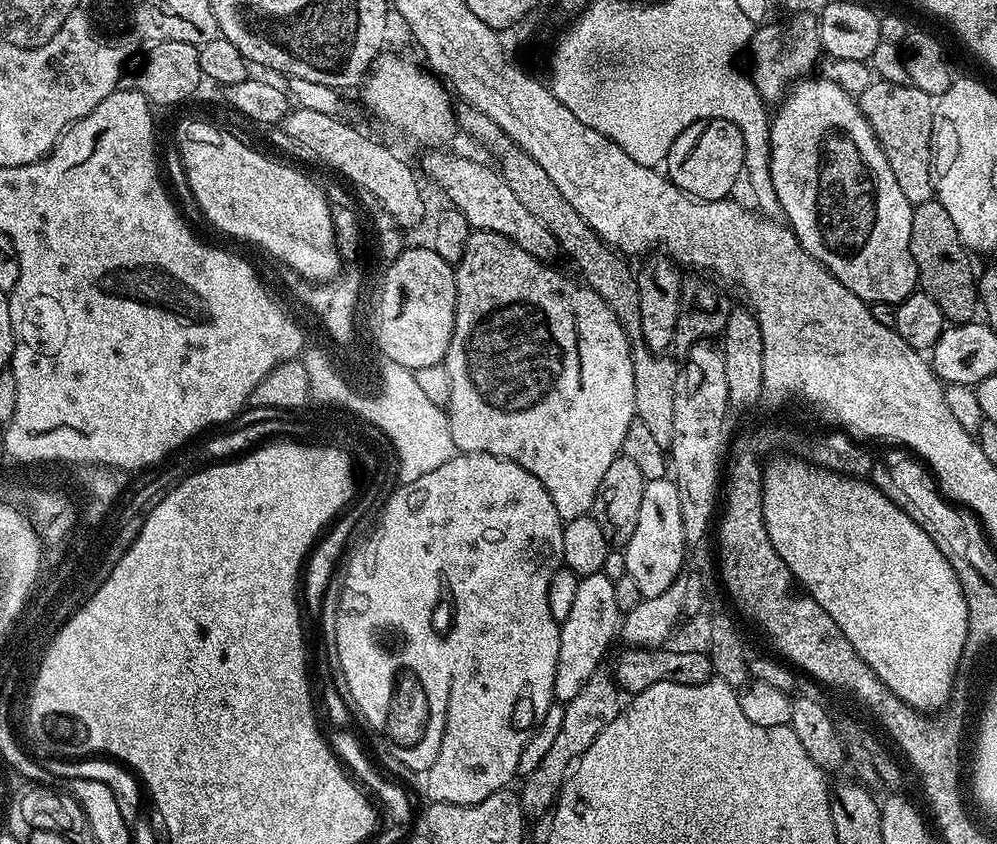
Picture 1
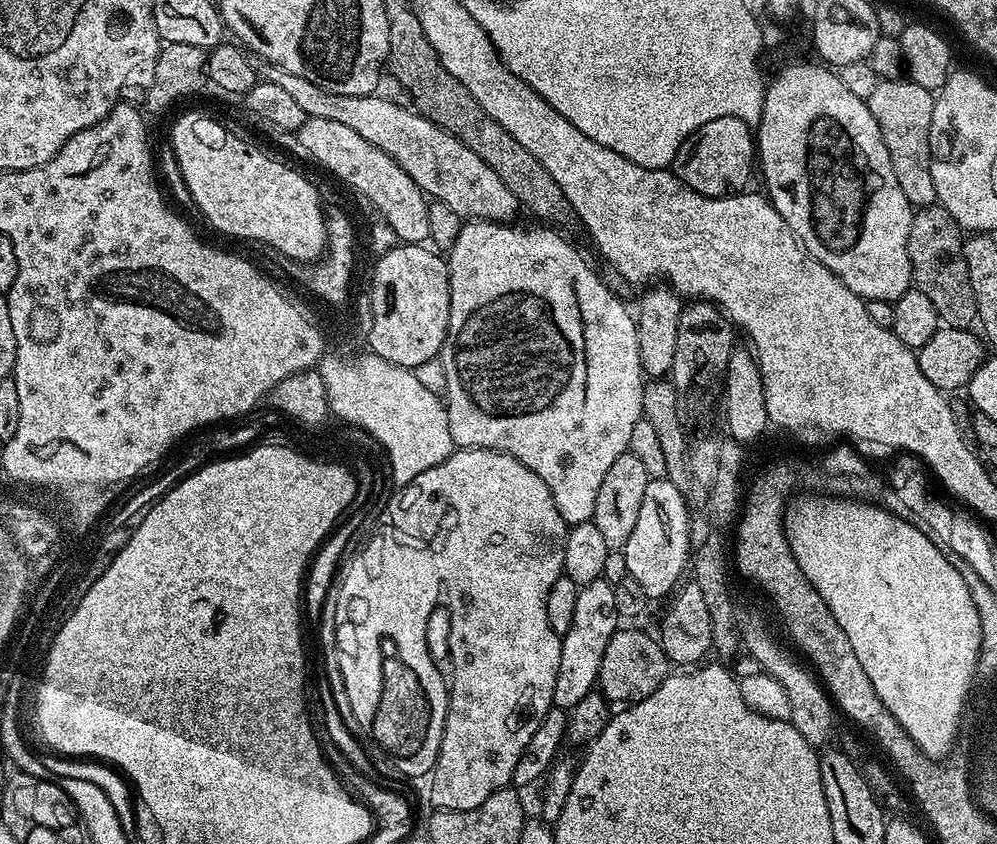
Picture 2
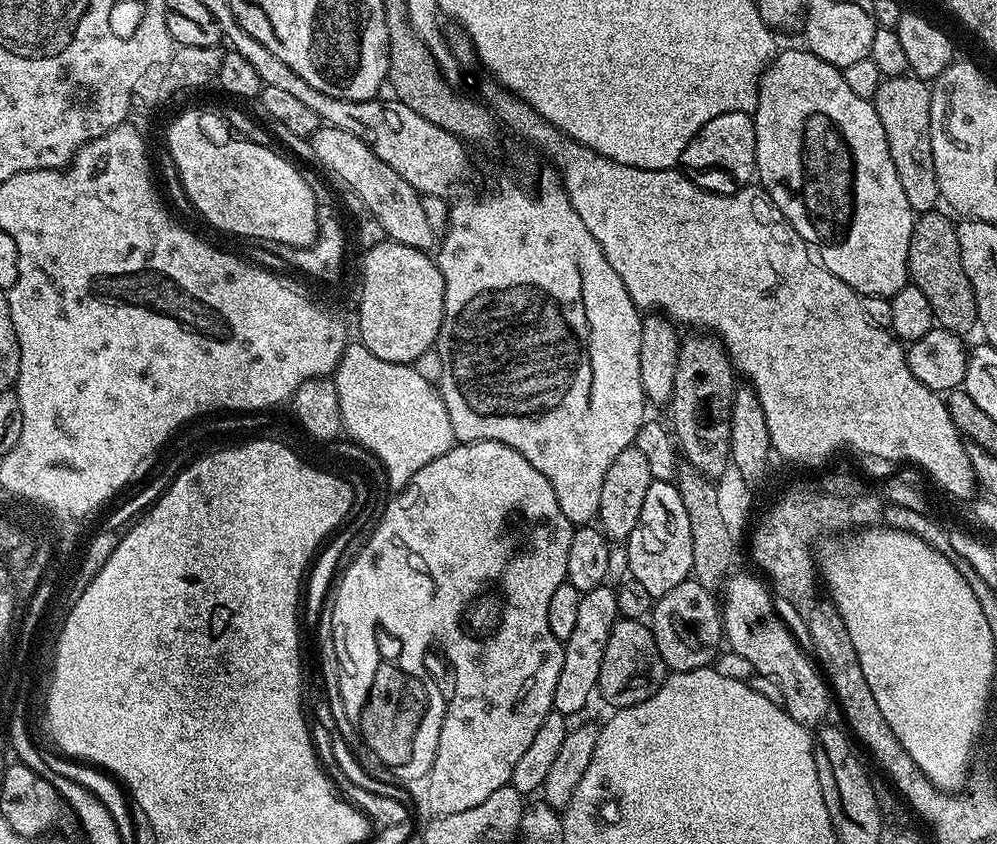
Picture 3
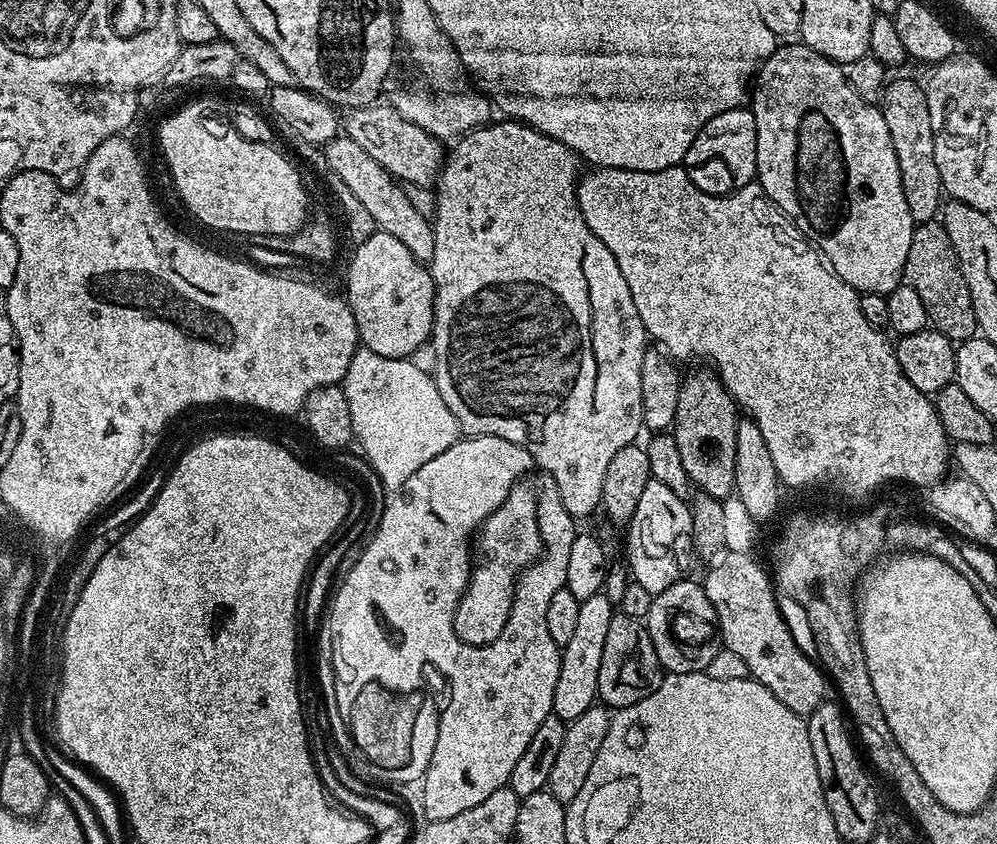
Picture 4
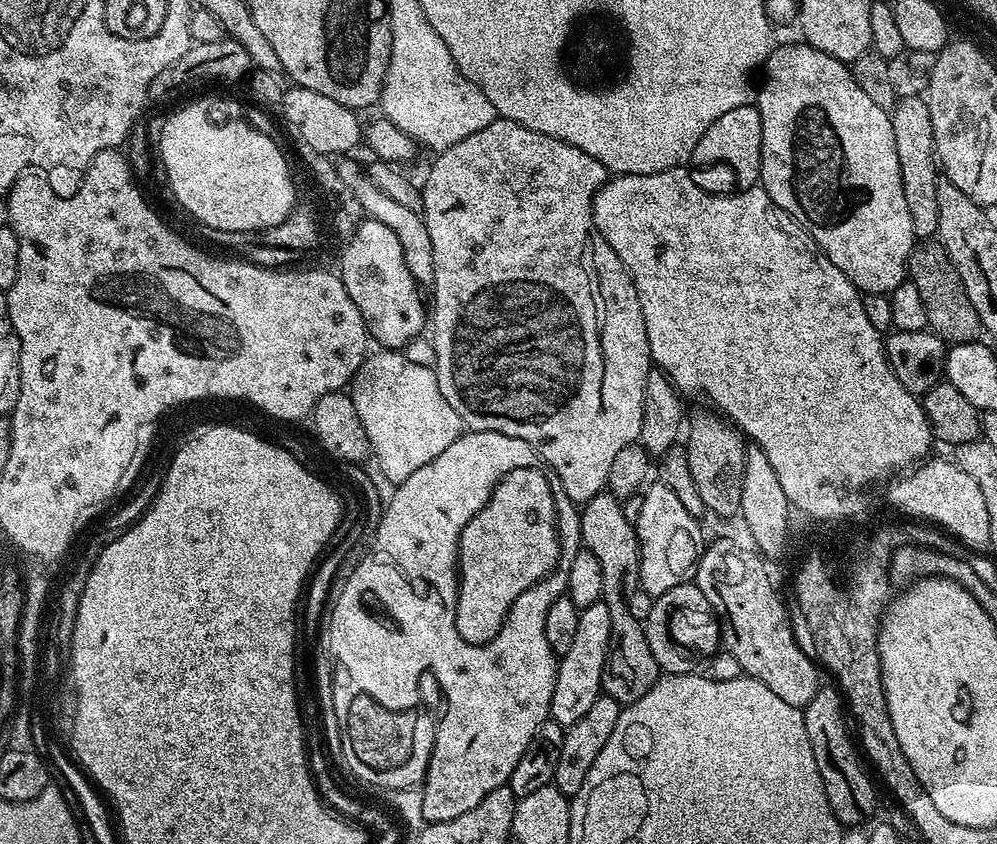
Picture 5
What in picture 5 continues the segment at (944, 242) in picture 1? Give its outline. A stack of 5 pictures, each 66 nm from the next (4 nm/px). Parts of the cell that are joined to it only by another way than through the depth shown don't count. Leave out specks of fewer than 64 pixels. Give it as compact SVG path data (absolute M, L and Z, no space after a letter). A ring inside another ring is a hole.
M920 242L913 247L908 256L907 279L912 280L914 286L918 286L918 295L926 306L928 328L941 340L954 345L981 339L978 310L970 306L970 298L966 298L966 290L962 286L962 278L958 278L958 270L954 270L954 262L950 262L950 254L946 254L941 244Z

